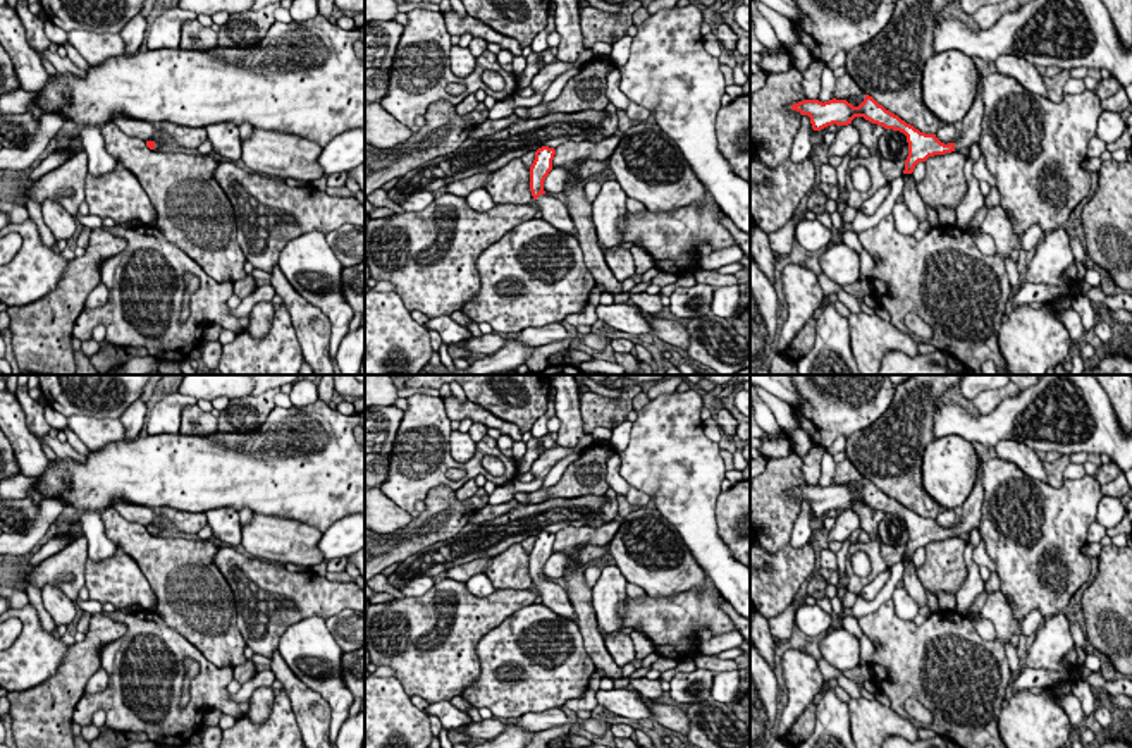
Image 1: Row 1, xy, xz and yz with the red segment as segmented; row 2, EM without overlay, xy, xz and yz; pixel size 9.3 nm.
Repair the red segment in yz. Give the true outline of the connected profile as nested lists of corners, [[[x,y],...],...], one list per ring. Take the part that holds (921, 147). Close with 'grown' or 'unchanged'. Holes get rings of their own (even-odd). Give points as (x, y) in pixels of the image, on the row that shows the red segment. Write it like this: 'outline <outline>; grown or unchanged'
outline [[[979,72],[977,95],[975,100],[963,117],[963,131],[953,143],[941,143],[936,134],[926,134],[914,126],[901,120],[898,115],[886,110],[872,96],[865,95],[858,107],[853,107],[846,100],[803,100],[791,105],[791,110],[810,117],[814,131],[821,131],[827,126],[848,126],[855,117],[864,117],[865,120],[883,126],[884,129],[900,131],[907,136],[908,156],[905,160],[903,174],[912,174],[919,162],[926,162],[929,156],[944,155],[951,151],[969,151],[972,144],[979,144],[981,127],[982,127],[982,74]]]; grown

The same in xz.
outline [[[542,146],[535,151],[535,160],[530,167],[530,191],[537,203],[537,210],[542,212],[542,220],[549,222],[559,232],[576,236],[566,203],[547,196],[544,191],[544,181],[552,170],[554,155],[556,150],[549,146]]]; grown

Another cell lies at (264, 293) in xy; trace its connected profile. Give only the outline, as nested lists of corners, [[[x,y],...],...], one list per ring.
[[[272,284],[255,287],[249,296],[246,296],[241,304],[232,310],[234,316],[248,316],[255,304],[267,301],[270,303],[275,297],[275,289]]]

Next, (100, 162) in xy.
[[[86,126],[79,129],[83,151],[88,155],[88,172],[102,177],[112,172],[117,160],[105,150],[103,127]]]

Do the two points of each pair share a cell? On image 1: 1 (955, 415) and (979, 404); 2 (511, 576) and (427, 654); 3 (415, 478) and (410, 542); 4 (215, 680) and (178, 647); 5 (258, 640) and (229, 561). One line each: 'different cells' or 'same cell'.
1: different cells
2: different cells
3: different cells
4: same cell
5: same cell

